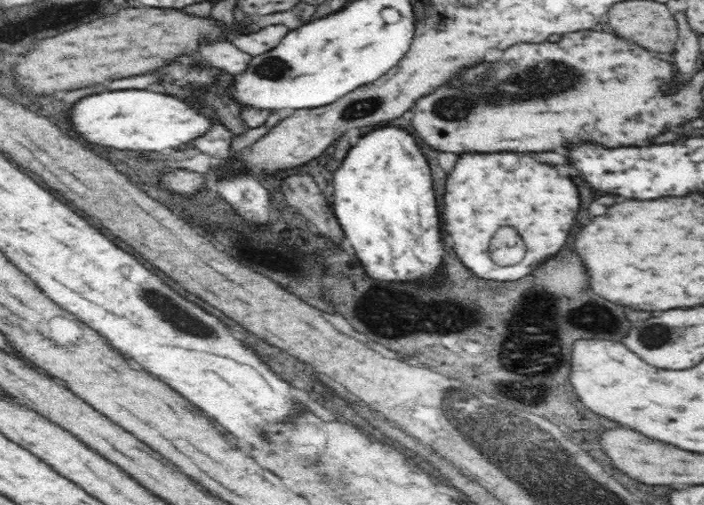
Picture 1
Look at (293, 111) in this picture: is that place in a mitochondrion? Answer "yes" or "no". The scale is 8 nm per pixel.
no

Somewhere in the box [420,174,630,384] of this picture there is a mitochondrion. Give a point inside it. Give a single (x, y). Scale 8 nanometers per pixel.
(605, 321)

